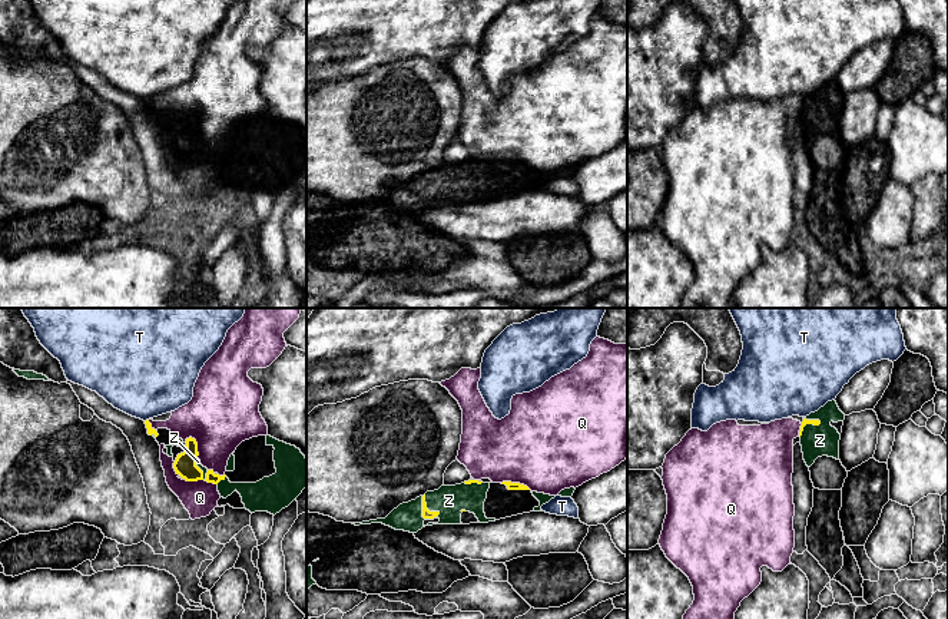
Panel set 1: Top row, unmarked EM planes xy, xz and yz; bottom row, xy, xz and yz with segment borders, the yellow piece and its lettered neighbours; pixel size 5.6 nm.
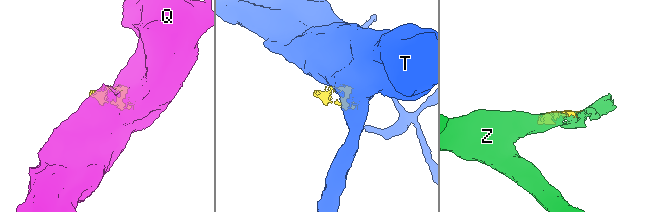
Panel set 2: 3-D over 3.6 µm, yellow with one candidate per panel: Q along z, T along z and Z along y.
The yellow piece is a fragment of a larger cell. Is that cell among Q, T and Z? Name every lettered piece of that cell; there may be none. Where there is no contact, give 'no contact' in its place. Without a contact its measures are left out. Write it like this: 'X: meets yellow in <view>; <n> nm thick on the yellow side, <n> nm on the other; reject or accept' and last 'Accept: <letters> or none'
Q: meets yellow in xy; 130 nm thick on the yellow side, 190 nm on the other; reject
T: meets yellow in xy; 40 nm thick on the yellow side, 480 nm on the other; reject
Z: meets yellow in xz; 50 nm thick on the yellow side, 170 nm on the other; accept
Accept: Z

